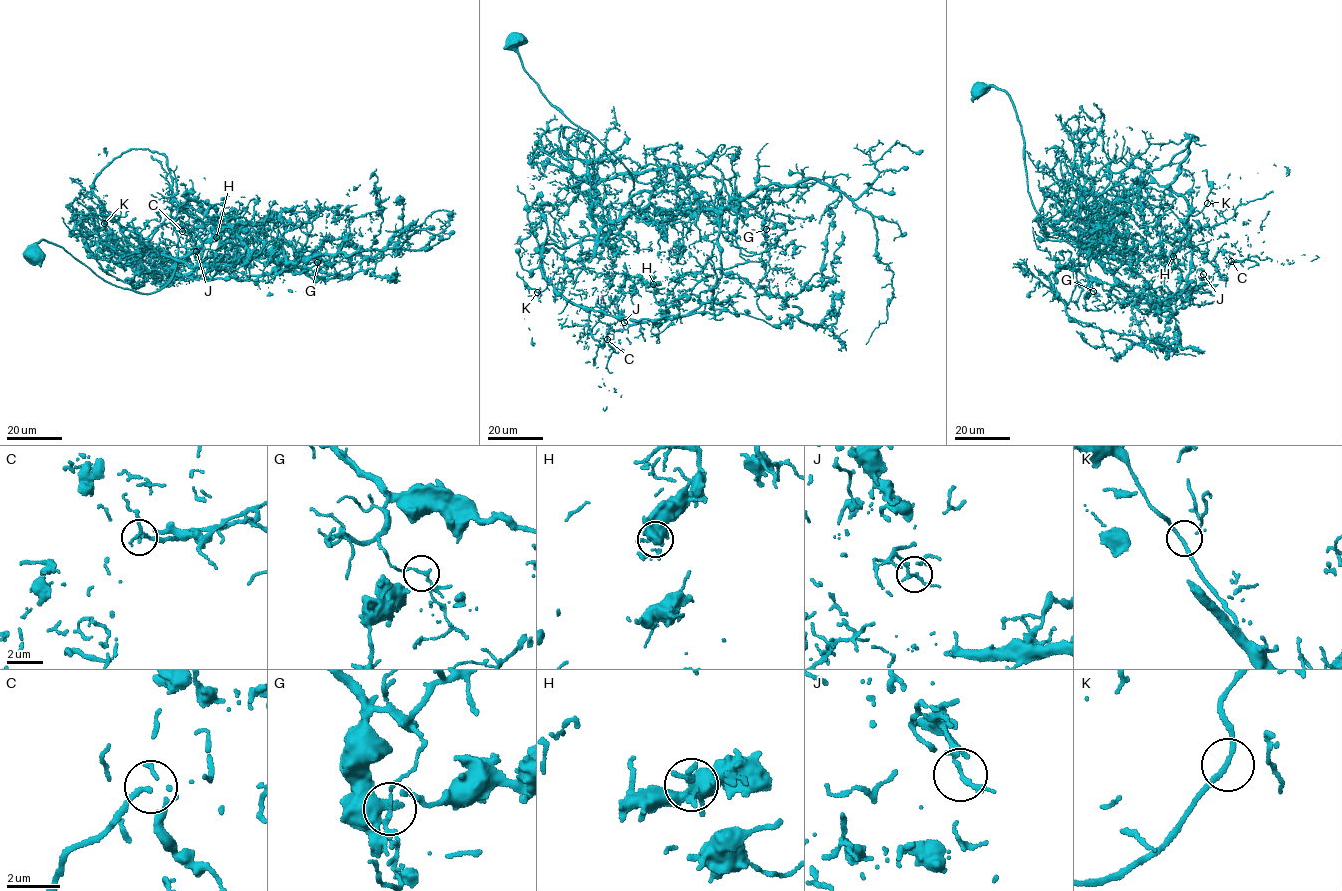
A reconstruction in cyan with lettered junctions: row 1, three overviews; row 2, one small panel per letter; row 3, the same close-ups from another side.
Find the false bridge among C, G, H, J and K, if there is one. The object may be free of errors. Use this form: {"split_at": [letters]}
{"split_at": ["G"]}

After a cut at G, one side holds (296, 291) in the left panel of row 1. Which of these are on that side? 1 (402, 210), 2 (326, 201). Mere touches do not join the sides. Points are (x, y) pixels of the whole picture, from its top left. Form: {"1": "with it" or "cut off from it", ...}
{"1": "with it", "2": "cut off from it"}

